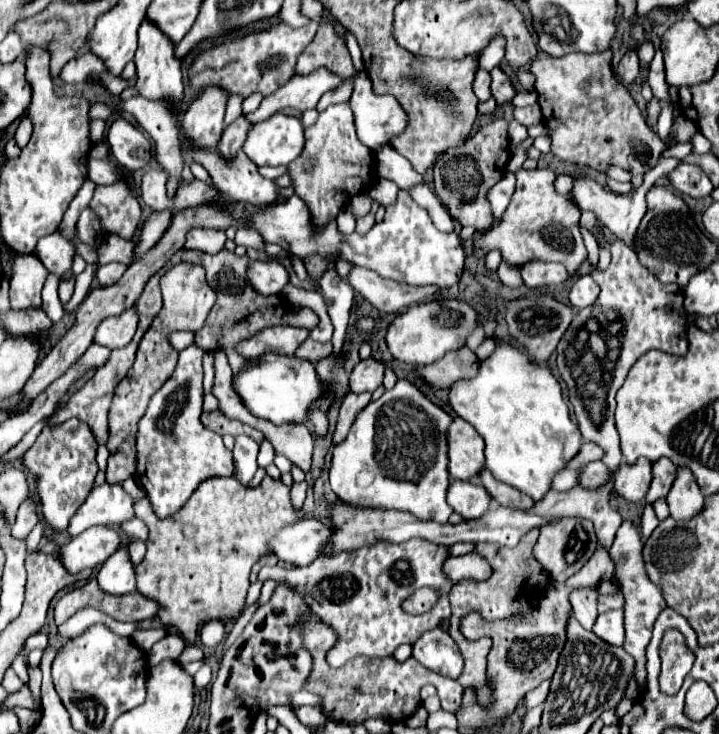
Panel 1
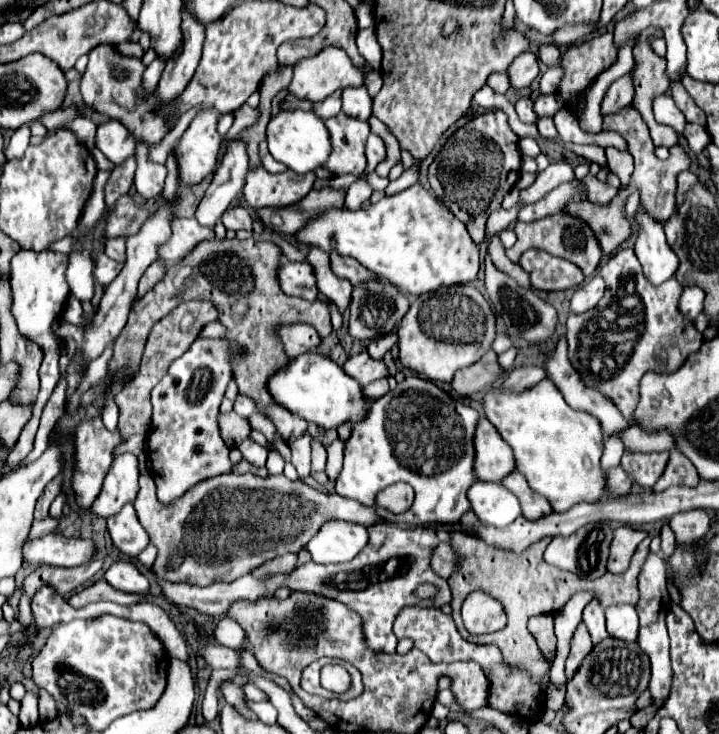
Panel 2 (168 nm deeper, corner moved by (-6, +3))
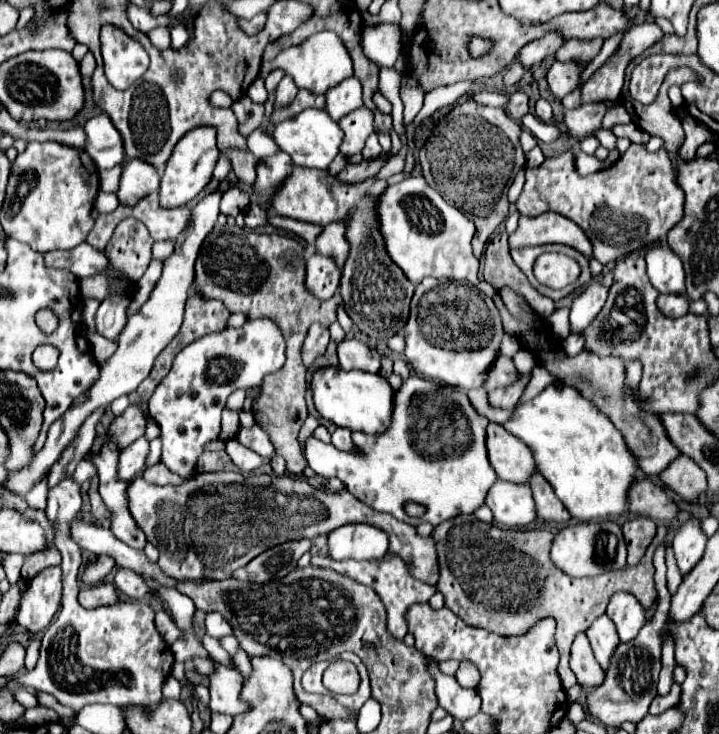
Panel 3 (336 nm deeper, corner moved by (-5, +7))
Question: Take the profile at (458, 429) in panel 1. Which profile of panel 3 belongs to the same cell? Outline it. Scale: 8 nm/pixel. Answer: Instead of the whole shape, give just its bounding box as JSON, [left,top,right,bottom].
[486,423,534,483]

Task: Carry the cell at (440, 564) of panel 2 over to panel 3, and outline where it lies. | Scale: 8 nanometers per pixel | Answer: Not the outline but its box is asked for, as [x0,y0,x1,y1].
[130,471,440,585]

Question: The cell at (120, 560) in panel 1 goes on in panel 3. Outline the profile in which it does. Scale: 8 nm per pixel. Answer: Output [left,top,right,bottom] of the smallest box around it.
[114,569,154,599]

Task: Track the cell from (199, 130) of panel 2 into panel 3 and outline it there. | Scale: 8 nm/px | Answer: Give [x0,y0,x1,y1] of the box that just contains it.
[160,127,218,207]

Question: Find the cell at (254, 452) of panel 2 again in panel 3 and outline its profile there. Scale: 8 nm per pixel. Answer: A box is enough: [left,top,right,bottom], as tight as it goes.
[236,425,274,459]

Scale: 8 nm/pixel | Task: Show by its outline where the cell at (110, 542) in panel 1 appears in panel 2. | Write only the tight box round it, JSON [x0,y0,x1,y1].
[23,533,95,567]

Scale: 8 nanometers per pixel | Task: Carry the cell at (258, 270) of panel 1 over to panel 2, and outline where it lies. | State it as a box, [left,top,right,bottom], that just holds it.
[279,261,319,301]

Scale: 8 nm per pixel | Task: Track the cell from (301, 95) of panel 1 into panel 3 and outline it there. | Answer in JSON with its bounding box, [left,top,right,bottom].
[268,31,352,93]

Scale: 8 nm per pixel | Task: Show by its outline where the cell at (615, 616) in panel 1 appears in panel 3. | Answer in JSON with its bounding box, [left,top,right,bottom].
[606,593,644,641]

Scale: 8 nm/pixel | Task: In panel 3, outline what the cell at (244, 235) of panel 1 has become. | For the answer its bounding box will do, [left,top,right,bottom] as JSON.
[220,187,250,217]

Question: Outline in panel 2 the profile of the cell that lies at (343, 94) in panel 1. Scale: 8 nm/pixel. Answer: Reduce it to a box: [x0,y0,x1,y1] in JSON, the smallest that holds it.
[313,91,341,119]

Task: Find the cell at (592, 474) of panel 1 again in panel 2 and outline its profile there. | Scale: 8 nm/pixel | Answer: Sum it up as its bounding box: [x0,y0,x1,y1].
[607,467,633,495]

